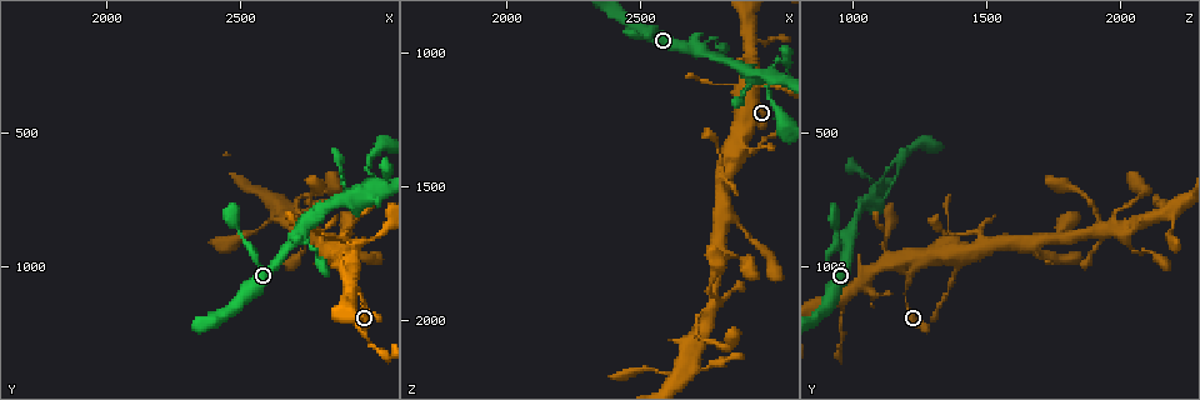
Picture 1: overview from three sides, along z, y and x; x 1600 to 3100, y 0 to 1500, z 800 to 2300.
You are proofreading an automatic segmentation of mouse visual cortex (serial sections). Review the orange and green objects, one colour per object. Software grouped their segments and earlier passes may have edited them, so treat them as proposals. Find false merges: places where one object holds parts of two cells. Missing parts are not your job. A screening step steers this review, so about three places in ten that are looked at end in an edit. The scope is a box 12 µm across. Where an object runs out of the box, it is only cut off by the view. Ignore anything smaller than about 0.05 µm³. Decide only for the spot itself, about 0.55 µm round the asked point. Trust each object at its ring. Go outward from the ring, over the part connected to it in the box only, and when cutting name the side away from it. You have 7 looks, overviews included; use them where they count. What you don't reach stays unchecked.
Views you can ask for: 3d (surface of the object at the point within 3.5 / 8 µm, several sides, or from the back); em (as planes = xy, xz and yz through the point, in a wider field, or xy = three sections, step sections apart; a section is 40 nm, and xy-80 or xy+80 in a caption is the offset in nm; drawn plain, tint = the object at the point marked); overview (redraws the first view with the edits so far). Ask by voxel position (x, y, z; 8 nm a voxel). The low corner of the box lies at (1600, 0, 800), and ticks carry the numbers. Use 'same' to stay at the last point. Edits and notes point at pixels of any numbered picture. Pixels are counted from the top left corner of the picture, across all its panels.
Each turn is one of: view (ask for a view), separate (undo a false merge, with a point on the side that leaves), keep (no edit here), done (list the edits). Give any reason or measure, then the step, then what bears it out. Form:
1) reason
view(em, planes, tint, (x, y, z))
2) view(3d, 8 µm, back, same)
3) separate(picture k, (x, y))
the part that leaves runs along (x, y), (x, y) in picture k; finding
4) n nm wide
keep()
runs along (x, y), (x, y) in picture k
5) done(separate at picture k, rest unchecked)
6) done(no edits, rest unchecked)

three-way junction
view(3d, 3.5 µm, (2810, 930, 1490))

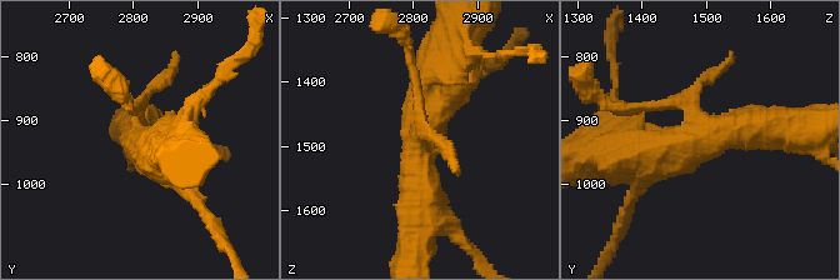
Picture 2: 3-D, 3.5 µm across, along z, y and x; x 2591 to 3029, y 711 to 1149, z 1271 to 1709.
now the EM
view(em, xy, step 3, tint, (2805, 925, 1505))

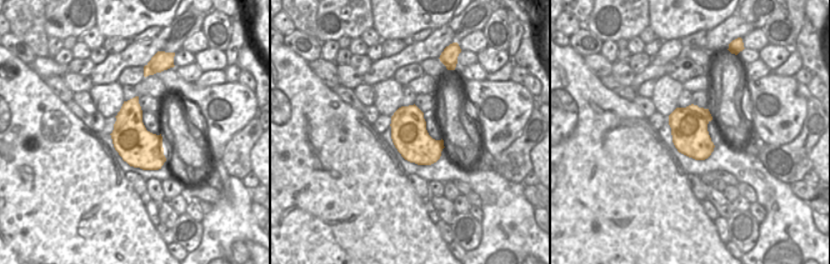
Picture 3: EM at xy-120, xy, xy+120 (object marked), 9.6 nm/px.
separate(picture 2, (638, 108))
the part that leaves runs along (685, 106), (609, 106), (593, 91) in picture 2; two cells meet here

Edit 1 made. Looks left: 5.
view(overview)

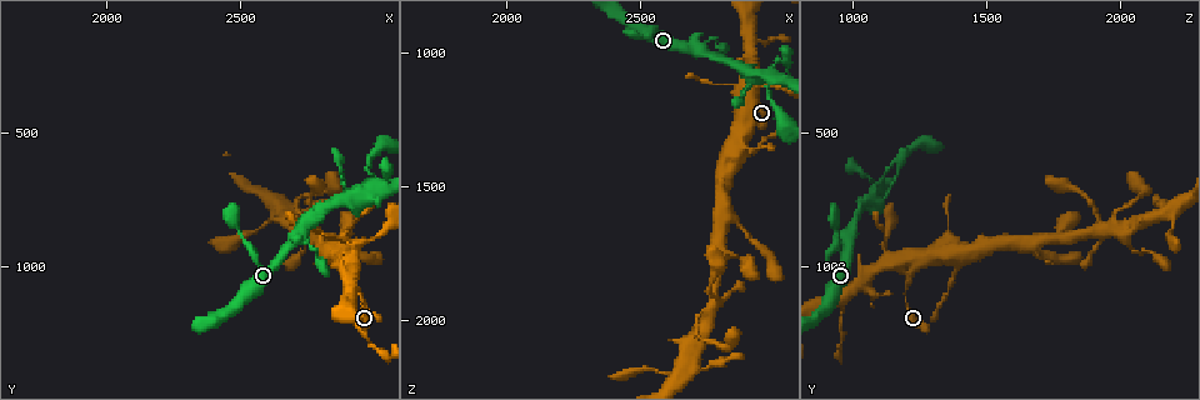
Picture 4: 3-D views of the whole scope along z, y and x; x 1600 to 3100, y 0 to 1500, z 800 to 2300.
view(3d, 3.5 µm, (2760, 860, 1990))

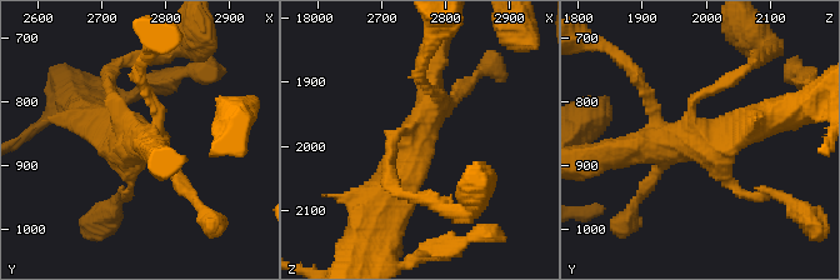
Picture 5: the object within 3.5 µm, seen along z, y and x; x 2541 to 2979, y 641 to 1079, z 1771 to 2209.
view(em, xy, step 3, tint, (2760, 865, 1985))

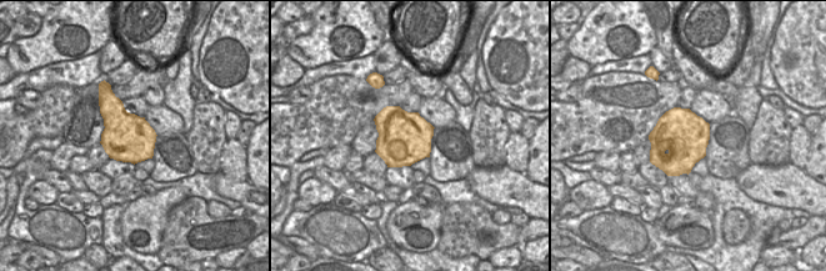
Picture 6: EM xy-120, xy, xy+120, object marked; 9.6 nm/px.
keep()
runs along (431, 58), (413, 173), (381, 199) in picture 5; continuous, no second cell

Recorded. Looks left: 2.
done(separate at picture 2, rest unchecked)

